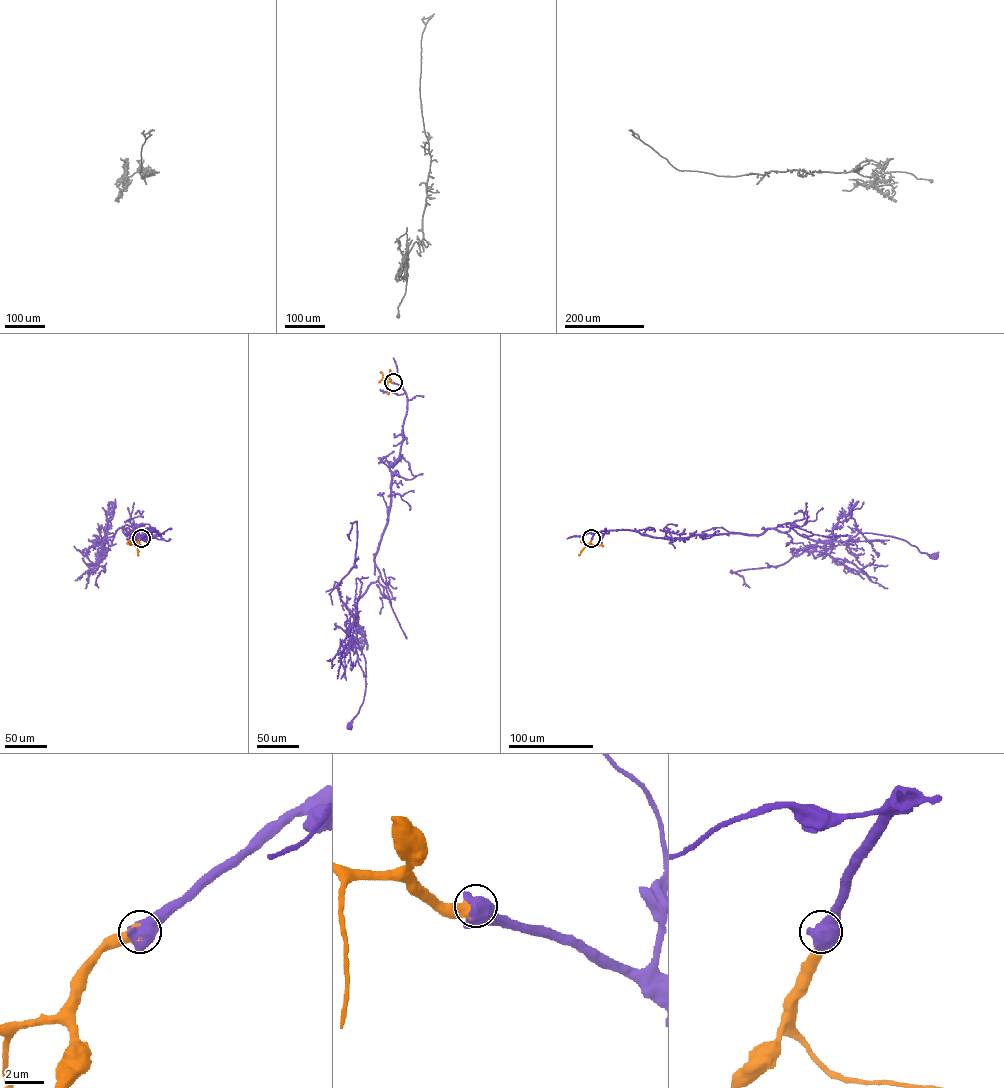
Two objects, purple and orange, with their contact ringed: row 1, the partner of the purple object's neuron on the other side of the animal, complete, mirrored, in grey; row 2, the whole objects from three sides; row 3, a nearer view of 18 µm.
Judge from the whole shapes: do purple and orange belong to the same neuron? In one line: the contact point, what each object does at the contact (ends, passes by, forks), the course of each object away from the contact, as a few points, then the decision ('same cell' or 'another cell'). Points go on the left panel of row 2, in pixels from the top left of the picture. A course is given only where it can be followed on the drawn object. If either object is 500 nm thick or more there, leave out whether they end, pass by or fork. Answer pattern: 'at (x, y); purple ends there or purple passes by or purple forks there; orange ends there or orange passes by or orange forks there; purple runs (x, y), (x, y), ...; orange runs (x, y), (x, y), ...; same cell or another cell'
at (141, 538); purple runs (141, 538), (155, 530), (140, 538), (119, 528), (104, 542), (107, 534), (113, 533), (111, 544), (98, 555); orange runs (141, 538), (138, 555); same cell

